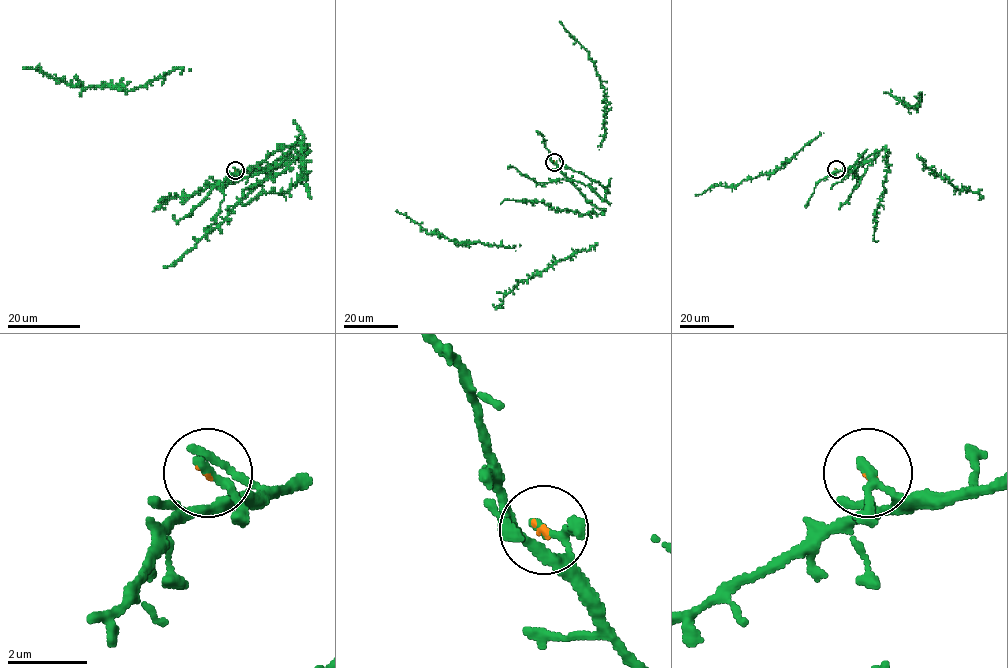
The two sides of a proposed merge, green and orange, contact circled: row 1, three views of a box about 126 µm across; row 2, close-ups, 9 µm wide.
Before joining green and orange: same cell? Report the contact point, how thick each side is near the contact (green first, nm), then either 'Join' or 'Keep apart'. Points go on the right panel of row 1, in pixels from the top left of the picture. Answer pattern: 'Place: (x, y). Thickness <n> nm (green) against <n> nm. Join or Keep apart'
Place: (836, 169). Thickness 190 nm (green) against 80 nm. Join

